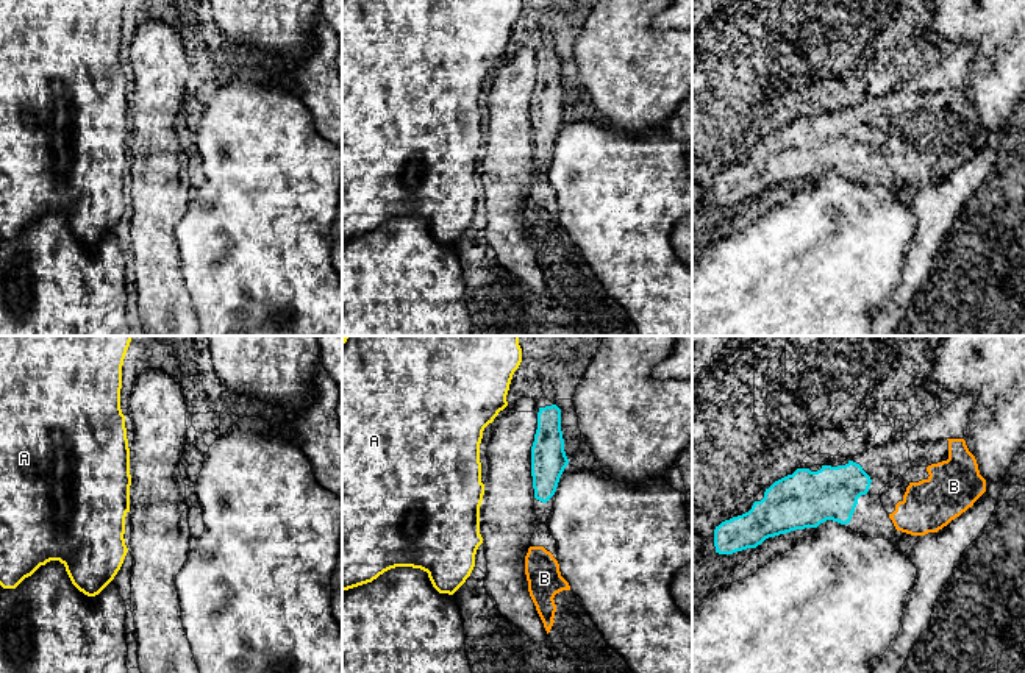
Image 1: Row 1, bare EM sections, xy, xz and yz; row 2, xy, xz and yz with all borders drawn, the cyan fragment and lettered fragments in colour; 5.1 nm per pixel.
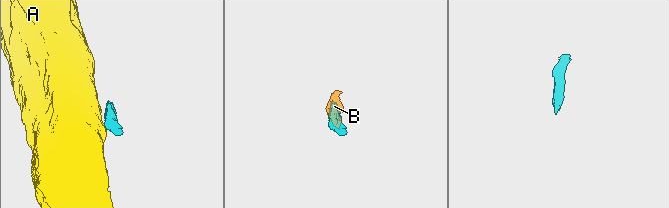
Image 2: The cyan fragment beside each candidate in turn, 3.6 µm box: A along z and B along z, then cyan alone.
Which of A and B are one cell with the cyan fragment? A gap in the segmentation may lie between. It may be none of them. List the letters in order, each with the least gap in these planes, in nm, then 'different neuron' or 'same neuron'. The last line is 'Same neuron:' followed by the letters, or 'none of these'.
A: 160 nm apart; different neuron
B: 160 nm apart; same neuron
Same neuron: B

